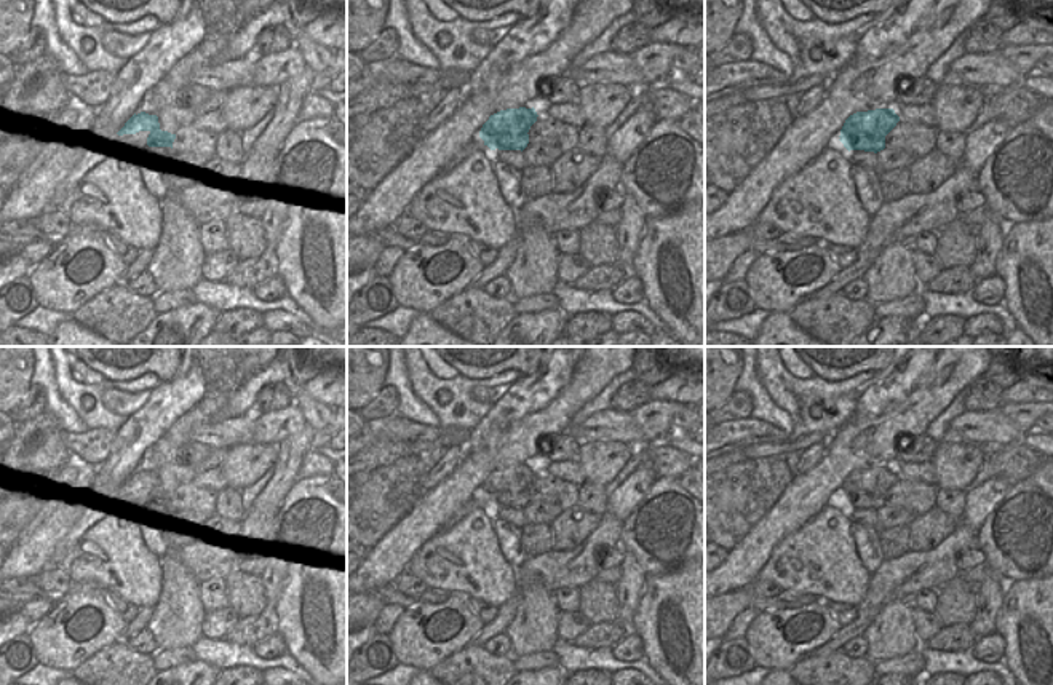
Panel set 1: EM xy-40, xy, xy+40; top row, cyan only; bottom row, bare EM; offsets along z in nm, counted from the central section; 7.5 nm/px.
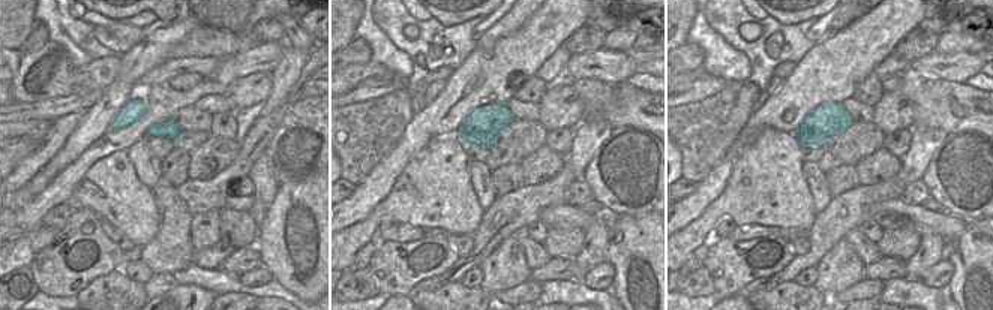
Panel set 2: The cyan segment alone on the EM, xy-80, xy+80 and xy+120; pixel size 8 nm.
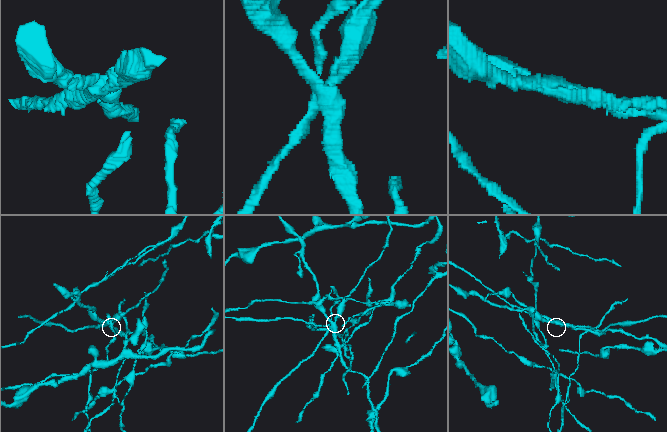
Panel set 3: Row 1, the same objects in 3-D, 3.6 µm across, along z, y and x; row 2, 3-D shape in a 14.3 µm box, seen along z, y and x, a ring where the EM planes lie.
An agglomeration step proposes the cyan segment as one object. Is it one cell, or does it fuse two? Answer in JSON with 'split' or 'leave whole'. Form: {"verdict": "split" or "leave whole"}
{"verdict": "split"}

